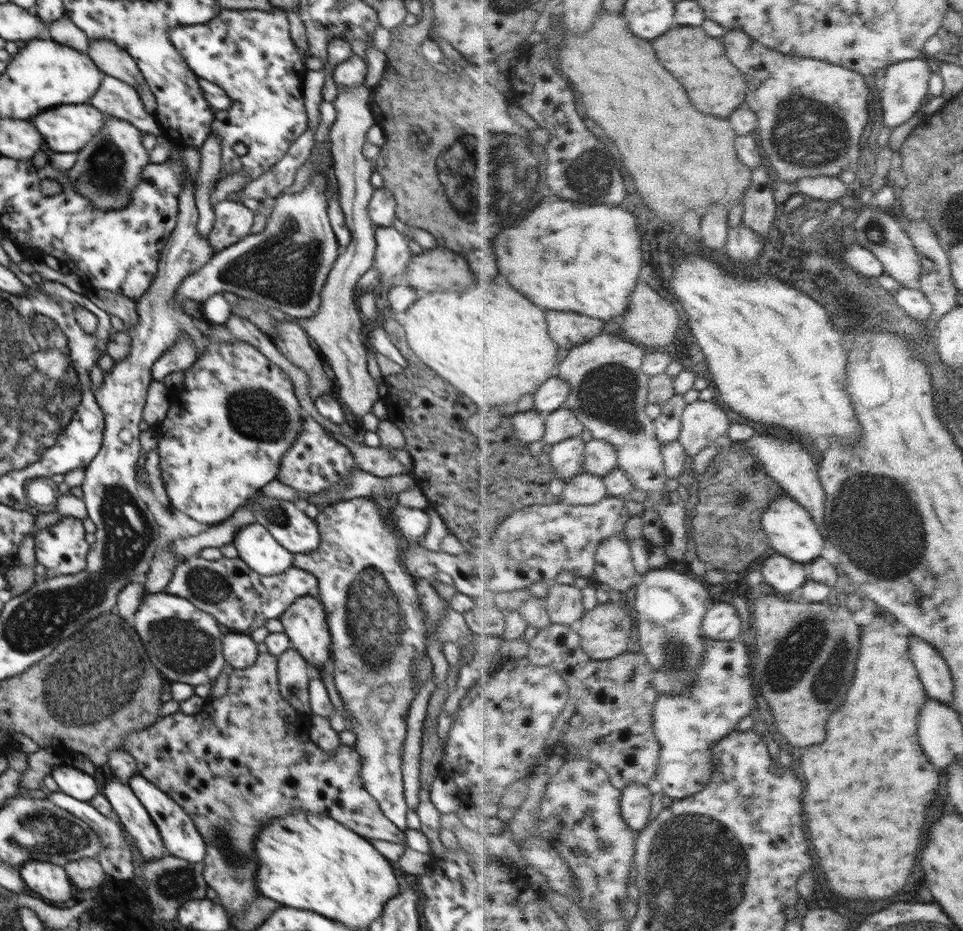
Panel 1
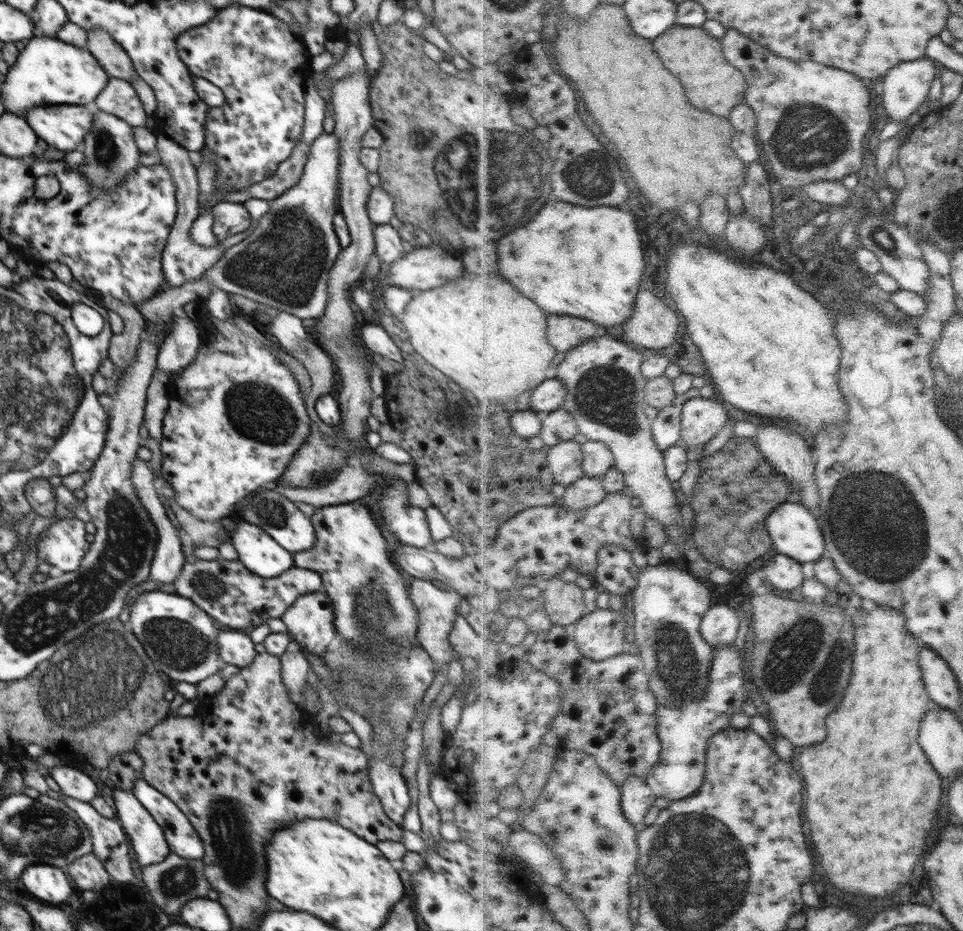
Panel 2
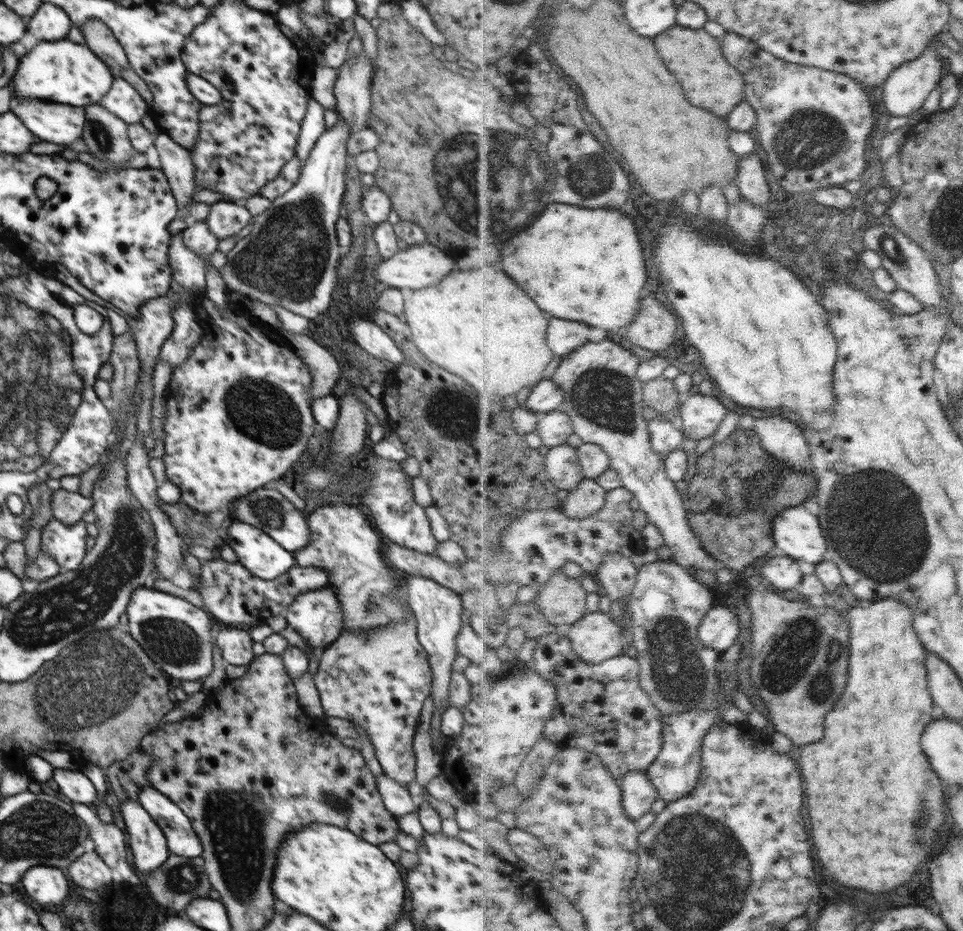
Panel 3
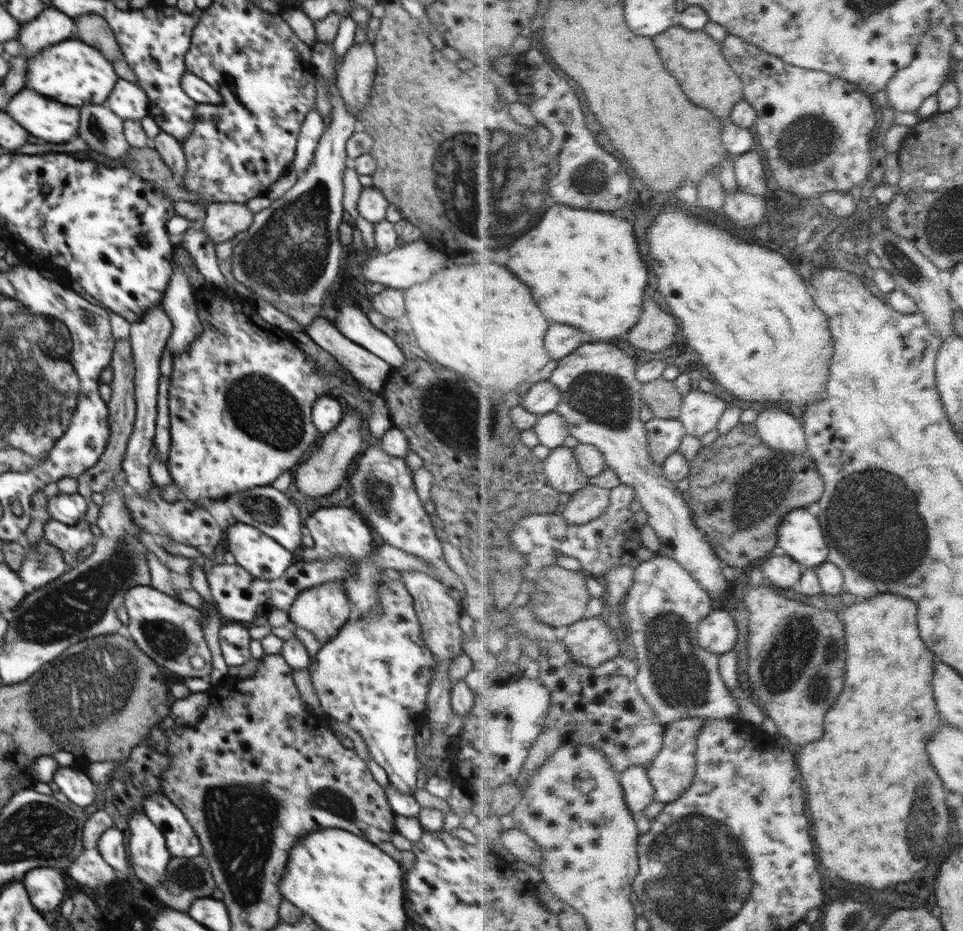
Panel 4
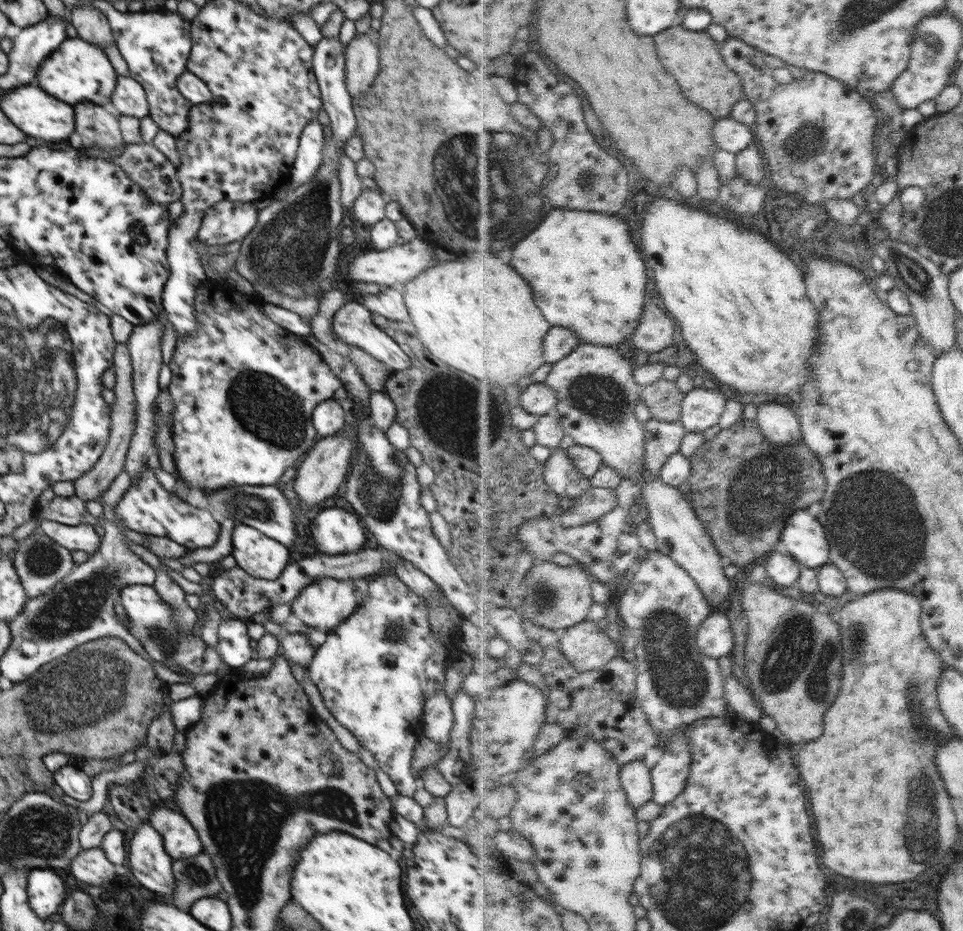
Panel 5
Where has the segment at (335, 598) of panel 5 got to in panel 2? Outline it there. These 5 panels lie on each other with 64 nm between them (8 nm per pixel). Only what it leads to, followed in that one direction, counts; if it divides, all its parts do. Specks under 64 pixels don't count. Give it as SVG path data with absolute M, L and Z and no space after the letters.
M322 590L299 596L281 619L286 624L286 632L290 632L306 652L318 658L324 659L324 654L339 640L334 630L332 604Z

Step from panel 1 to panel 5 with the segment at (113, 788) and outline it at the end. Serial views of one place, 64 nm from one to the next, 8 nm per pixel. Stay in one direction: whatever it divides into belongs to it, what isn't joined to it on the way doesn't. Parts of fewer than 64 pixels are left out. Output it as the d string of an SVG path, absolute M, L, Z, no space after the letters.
M142 822L138 830L128 834L127 844L129 868L140 884L162 894L162 898L172 898L175 890L173 860L164 849L162 835L149 822Z

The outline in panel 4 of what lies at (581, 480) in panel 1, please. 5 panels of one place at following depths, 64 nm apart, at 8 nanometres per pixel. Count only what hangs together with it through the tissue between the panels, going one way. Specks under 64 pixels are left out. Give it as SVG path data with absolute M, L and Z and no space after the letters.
M592 481L571 497L561 510L570 523L588 524L605 515L612 505L612 490Z

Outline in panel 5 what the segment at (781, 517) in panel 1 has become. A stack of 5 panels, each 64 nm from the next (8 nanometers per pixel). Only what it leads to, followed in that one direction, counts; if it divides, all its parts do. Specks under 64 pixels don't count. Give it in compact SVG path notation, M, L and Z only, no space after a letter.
M798 510L782 533L782 541L787 550L806 567L818 568L831 563L831 544L829 535L820 522L808 510Z

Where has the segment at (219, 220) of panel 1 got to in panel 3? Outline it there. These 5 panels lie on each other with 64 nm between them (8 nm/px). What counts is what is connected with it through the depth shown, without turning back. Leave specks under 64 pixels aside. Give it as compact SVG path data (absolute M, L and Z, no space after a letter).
M218 201L211 205L206 224L210 232L220 241L237 235L253 218L244 203Z

